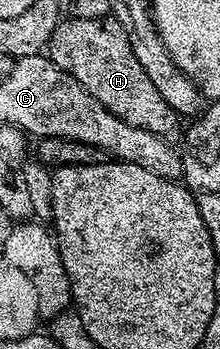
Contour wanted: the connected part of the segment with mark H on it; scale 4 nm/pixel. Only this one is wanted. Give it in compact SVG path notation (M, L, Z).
M75 17L61 18L49 34L46 54L58 65L90 97L94 97L107 111L114 113L122 121L134 125L138 129L146 129L146 133L154 133L162 137L162 141L176 145L182 139L182 119L176 110L154 89L154 81L146 77L146 69L134 57L134 49L130 49L130 37L126 29L117 19L77 19Z

